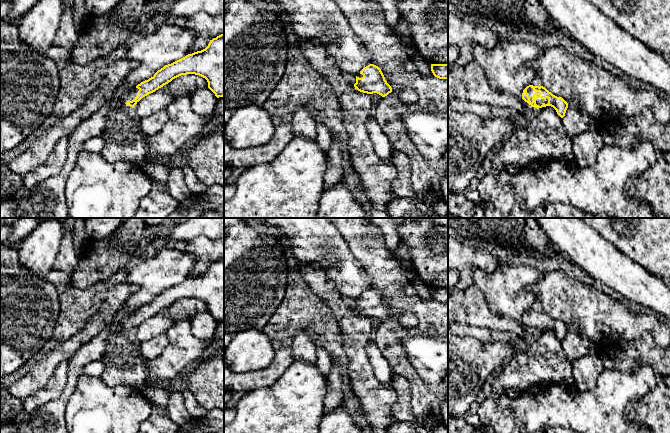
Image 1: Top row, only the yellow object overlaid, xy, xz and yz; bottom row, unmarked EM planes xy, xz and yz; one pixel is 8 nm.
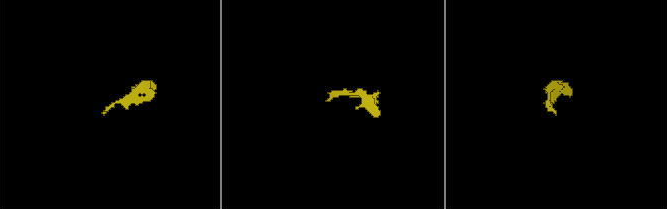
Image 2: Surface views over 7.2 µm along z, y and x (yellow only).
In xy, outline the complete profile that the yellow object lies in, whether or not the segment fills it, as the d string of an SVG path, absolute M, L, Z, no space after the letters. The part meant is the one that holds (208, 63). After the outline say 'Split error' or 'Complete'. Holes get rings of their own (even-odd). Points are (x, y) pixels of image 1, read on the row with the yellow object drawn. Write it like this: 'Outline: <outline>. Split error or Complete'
Outline: M224 33L210 40L205 49L165 65L153 77L138 84L119 100L111 100L84 119L68 135L68 155L62 170L33 187L22 187L0 204L0 218L68 218L65 196L67 179L76 165L84 143L102 135L110 111L116 107L132 109L143 97L187 74L205 78L208 88L217 98L224 96Z. Split error

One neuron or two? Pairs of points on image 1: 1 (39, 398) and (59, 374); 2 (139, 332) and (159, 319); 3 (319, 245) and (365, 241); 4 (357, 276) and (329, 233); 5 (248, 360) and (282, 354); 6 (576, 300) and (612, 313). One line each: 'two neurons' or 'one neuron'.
1: one neuron
2: one neuron
3: two neurons
4: one neuron
5: two neurons
6: one neuron

